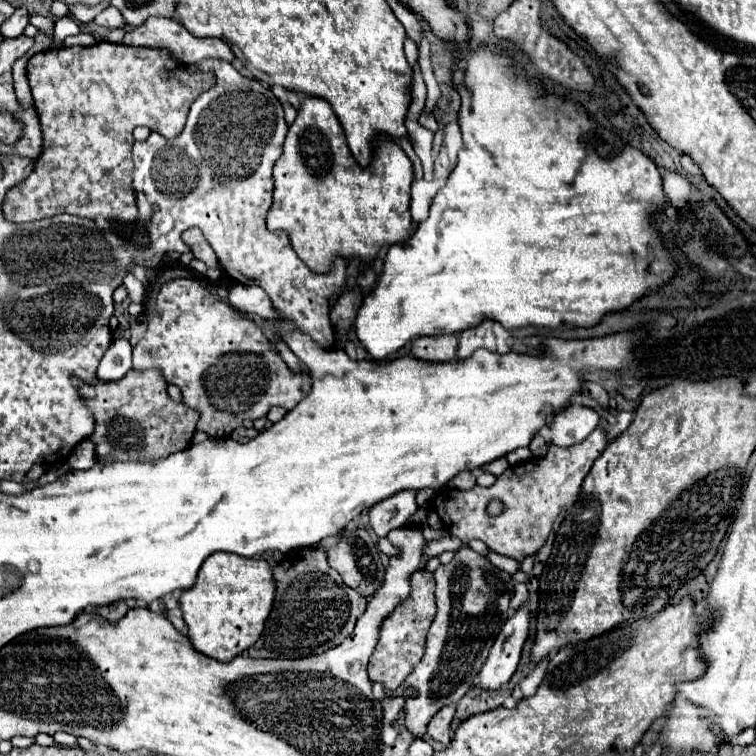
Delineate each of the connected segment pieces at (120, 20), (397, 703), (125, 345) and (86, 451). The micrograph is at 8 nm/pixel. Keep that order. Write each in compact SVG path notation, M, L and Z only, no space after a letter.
M106 7L100 15L96 15L96 19L94 19L94 23L96 25L100 25L100 27L106 27L106 29L116 29L116 27L124 27L124 17L122 17L122 13L116 9L116 7Z
M388 697L382 701L382 707L384 707L384 721L392 723L398 717L398 713L402 713L404 699L402 697Z
M126 339L112 341L110 349L104 353L100 367L98 367L98 379L102 381L118 381L132 369L132 345Z
M84 441L78 443L72 451L72 455L68 457L68 463L72 469L90 469L96 463L96 453L94 453L94 443L92 441Z

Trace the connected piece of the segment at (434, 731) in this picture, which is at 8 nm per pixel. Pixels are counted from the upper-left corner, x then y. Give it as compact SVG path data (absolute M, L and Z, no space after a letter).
M448 705L444 709L440 709L430 725L428 725L428 735L434 739L434 741L440 741L442 745L448 745L452 741L452 731L450 731L450 723L454 719L454 713L456 713L456 705Z

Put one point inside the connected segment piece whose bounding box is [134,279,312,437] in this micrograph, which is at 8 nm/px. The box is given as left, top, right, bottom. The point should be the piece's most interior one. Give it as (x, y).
(226, 368)

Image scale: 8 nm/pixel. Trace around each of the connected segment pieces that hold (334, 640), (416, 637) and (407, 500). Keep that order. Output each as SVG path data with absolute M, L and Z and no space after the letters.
M306 547L294 549L272 569L276 579L276 597L260 639L248 649L250 657L296 659L324 653L340 645L366 609L366 599L346 587L342 577L328 565L326 551Z
M414 571L410 575L410 587L412 587L410 595L382 621L378 645L368 663L370 681L382 683L388 691L396 691L422 659L426 647L426 635L436 613L434 575L430 571Z
M406 489L394 497L386 497L370 509L370 527L378 537L386 537L392 529L402 527L416 513L416 493Z

